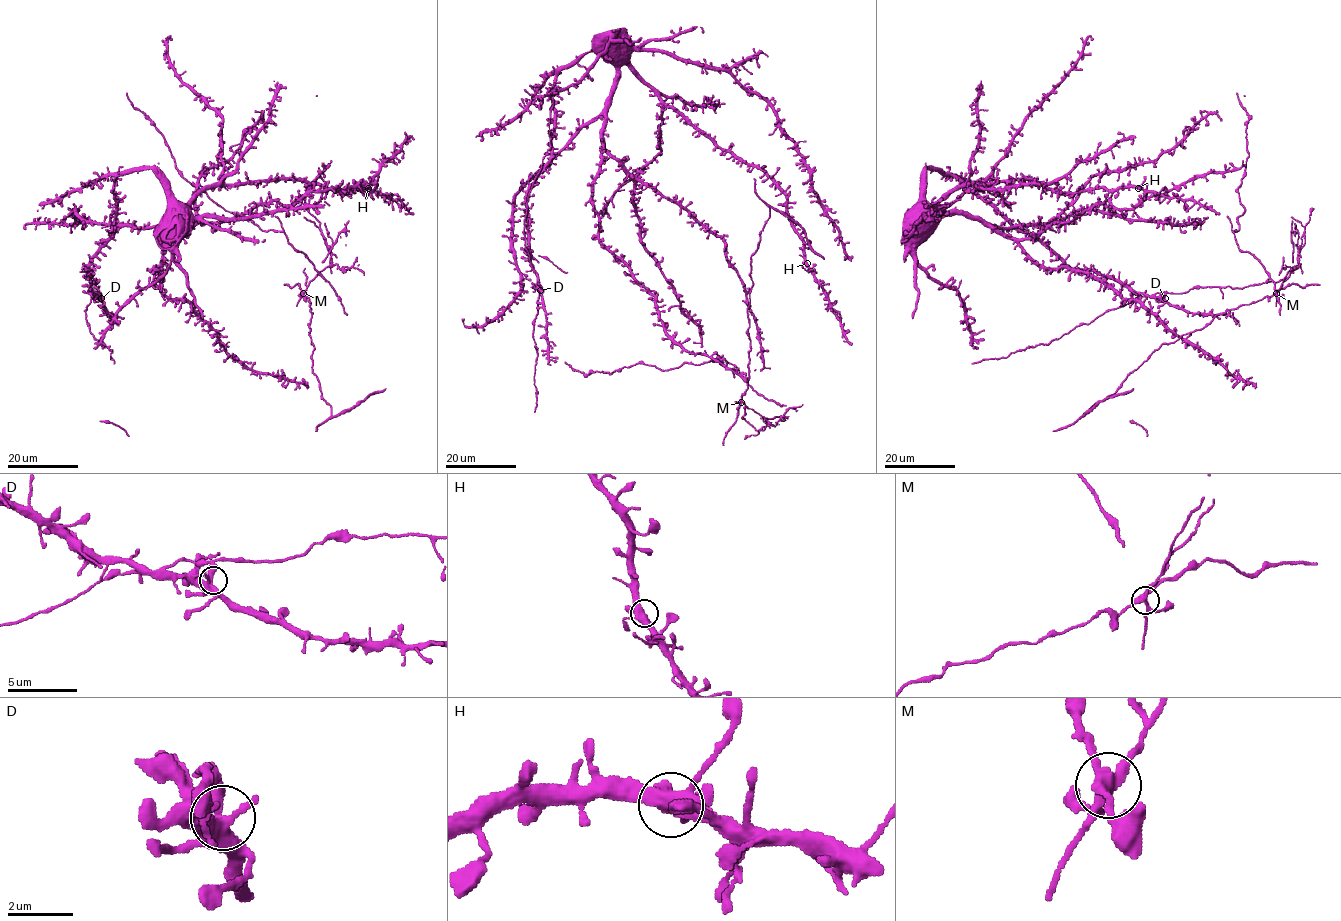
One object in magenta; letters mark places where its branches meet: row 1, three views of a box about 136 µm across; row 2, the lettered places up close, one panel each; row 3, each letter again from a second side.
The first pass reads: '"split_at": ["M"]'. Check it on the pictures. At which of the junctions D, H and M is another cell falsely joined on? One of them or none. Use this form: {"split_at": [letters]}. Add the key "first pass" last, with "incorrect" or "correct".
{"split_at": ["M"], "first pass": "correct"}

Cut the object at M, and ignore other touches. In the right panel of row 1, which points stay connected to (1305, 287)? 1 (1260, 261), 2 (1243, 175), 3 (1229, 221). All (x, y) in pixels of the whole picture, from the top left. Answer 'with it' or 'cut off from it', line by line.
1: cut off from it
2: cut off from it
3: cut off from it

